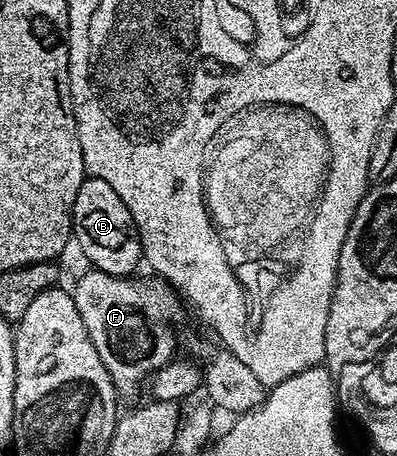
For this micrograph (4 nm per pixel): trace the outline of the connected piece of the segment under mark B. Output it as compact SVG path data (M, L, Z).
M85 178L84 183L78 189L78 197L74 197L74 209L72 210L72 234L74 243L80 246L80 251L89 259L91 266L97 271L105 271L111 275L119 275L128 277L133 274L132 271L136 266L142 263L142 248L140 240L132 226L132 218L130 217L130 209L126 209L126 205L122 205L122 197L118 197L114 193L114 189L110 189L110 185L106 185L106 181L101 179Z

